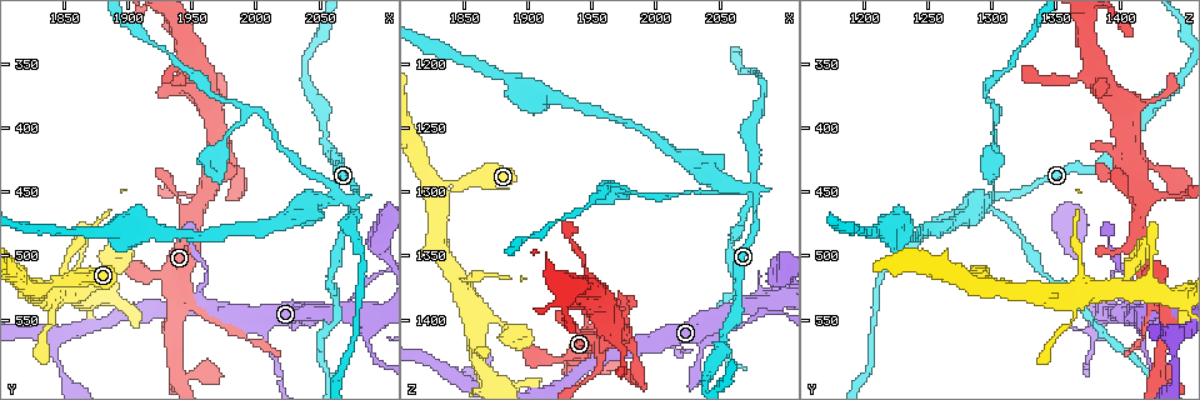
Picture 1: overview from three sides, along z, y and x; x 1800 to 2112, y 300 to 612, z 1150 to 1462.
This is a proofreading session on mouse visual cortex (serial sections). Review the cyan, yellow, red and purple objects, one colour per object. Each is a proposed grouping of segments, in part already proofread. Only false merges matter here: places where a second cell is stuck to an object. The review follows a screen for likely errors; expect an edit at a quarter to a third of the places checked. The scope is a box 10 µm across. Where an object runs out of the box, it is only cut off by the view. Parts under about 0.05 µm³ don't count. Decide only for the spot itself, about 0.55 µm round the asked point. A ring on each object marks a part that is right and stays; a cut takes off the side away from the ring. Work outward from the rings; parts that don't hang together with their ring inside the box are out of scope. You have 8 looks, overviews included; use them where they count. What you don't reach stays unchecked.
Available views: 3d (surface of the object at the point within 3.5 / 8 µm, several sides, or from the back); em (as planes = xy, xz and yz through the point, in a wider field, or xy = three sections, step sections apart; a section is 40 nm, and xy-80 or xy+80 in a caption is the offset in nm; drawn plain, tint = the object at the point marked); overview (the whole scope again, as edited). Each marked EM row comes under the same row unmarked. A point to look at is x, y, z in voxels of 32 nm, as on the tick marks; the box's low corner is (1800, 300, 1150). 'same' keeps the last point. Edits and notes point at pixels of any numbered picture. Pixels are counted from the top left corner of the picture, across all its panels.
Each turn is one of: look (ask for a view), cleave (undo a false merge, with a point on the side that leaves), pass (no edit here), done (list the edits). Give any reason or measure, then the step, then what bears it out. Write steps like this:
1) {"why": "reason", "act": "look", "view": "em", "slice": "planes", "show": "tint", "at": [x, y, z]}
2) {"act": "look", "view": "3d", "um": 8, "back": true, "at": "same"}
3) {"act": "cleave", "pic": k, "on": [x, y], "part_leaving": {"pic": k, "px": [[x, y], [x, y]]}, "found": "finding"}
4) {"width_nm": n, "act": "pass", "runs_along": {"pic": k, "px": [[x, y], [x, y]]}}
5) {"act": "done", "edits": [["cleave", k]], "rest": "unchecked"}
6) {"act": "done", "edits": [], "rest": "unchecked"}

{"why": "a narrow waist", "act": "look", "view": "3d", "um": 8, "at": [2052, 402, 1414]}

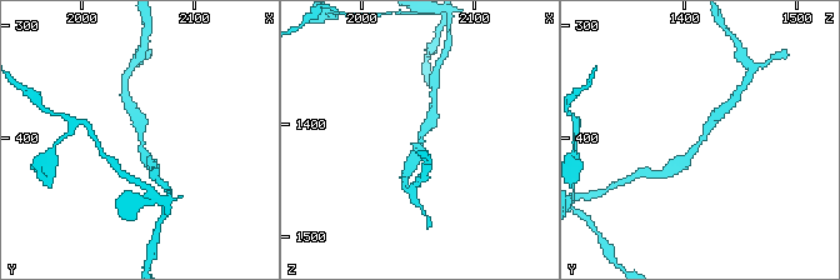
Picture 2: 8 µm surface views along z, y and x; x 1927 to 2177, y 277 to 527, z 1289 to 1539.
{"arm_widths_nm": [300, 350], "act": "look", "view": "em", "slice": "xy", "step": 2, "show": "tint", "at": "same"}

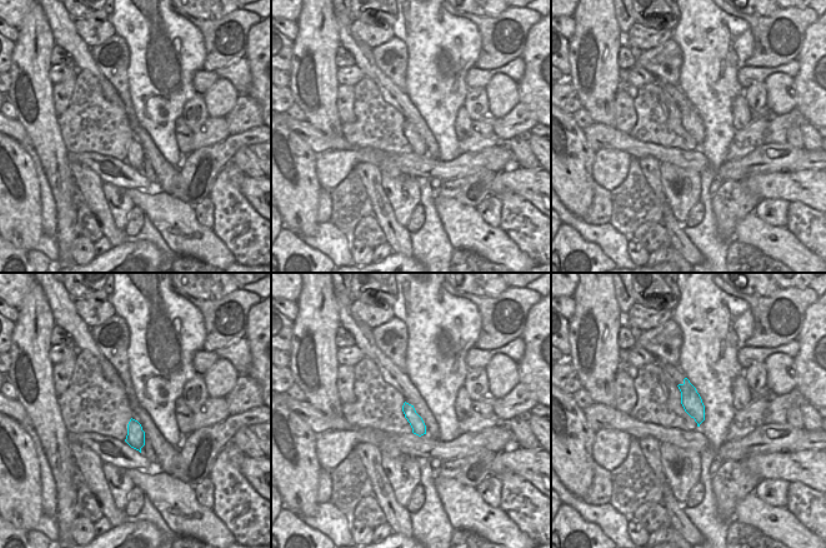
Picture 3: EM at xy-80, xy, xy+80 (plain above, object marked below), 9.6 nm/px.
{"act": "pass", "runs_along": {"pic": 2, "px": [[678, 164], [700, 143], [720, 111]]}, "found": "one cell here"}

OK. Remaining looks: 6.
{"why": "thick turns thin", "act": "look", "view": "3d", "um": 3.5, "at": [1956, 540, 1430]}

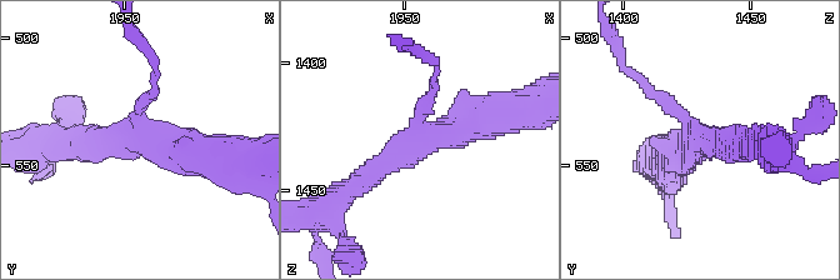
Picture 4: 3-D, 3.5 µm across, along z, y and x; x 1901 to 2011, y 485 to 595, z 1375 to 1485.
{"why": "need the tissue", "act": "look", "view": "em", "slice": "planes", "show": "tint", "at": [1959, 542, 1428]}

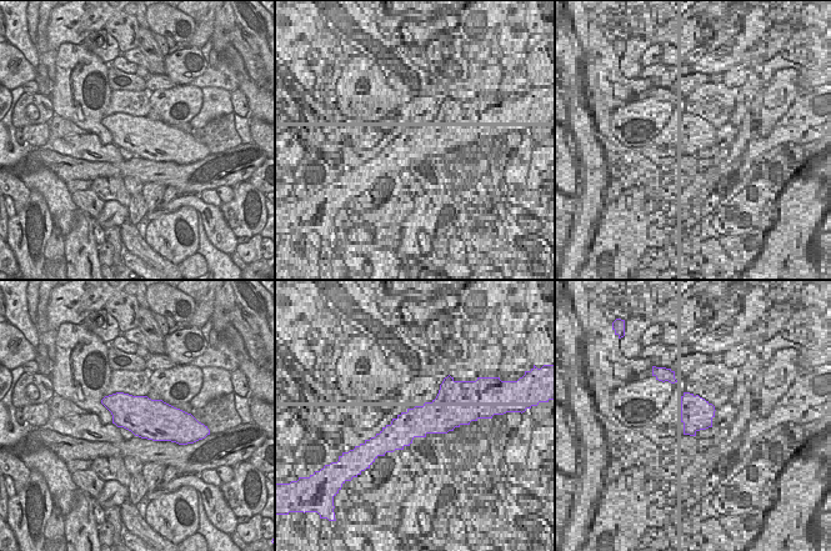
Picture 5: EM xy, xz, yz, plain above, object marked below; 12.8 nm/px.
{"width_nm": 500, "act": "pass", "runs_along": {"pic": 4, "px": [[503, 113], [425, 138], [353, 186]]}, "found": "one cell here"}

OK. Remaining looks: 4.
{"why": "a narrow waist", "act": "look", "view": "3d", "um": 8, "at": [1844, 582, 1440]}

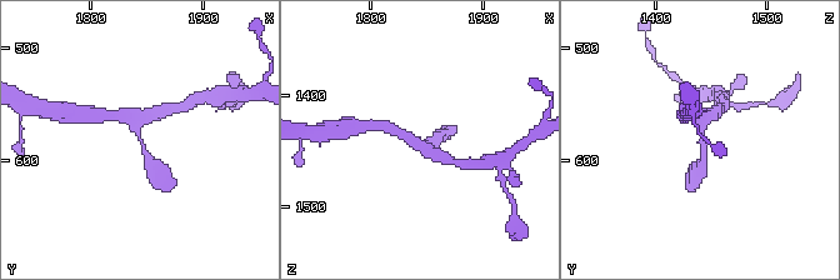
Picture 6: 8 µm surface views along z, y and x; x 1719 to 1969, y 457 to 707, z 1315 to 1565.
{"act": "look", "view": "3d", "um": 3.5, "at": "same"}

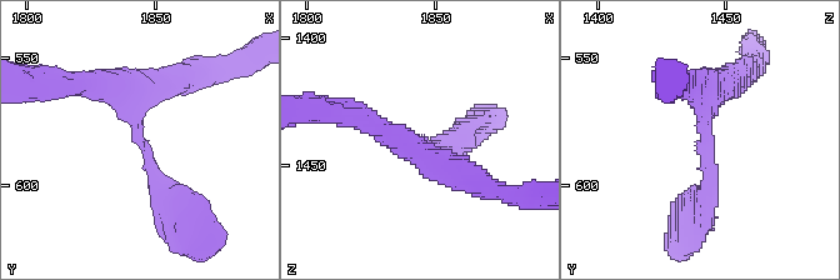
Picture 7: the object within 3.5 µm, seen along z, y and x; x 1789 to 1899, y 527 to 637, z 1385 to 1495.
{"arm_widths_nm": [250, 400], "why": "now the EM", "act": "look", "view": "em", "slice": "planes", "show": "tint", "at": [1843, 581, 1442]}

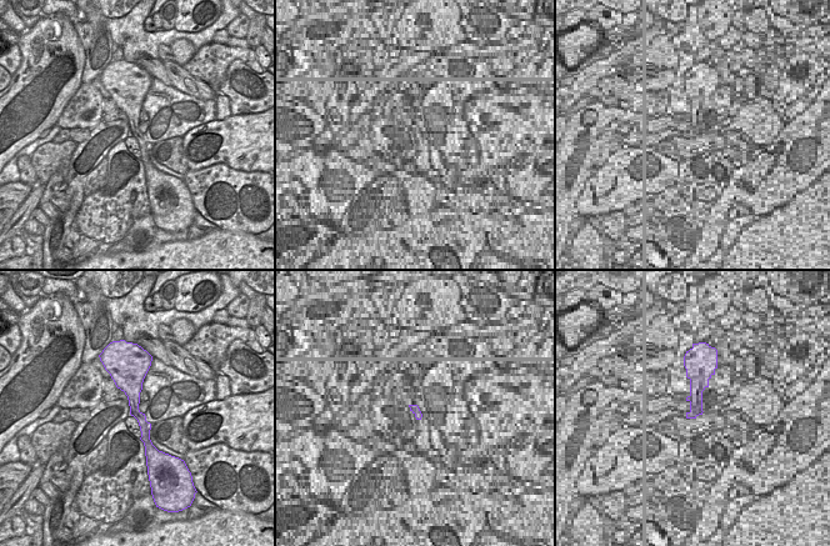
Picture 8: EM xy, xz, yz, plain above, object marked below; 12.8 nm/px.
{"act": "pass", "runs_along": {"pic": 8, "px": [[131, 370], [134, 411], [148, 447]]}, "found": "one cell here"}

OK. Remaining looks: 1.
{"act": "done", "edits": [], "rest": "unchecked"}

